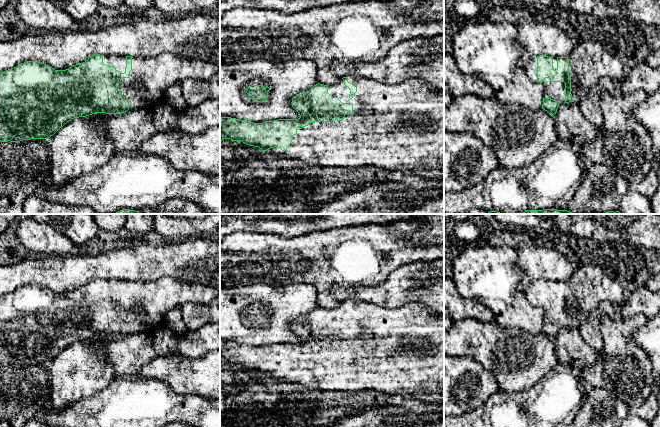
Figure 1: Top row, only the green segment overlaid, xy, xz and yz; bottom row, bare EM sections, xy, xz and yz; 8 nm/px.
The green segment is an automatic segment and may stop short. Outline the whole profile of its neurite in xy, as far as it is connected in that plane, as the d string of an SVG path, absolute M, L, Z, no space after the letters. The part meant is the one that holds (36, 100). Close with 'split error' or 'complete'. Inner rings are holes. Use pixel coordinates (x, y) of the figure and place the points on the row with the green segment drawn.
M169 51L155 57L131 57L94 54L85 62L66 70L54 68L38 61L26 61L0 72L0 141L20 142L48 139L74 118L94 113L118 114L128 110L151 108L164 100L166 90L186 79L204 81L220 71L220 64L204 59L184 58Z; split error

